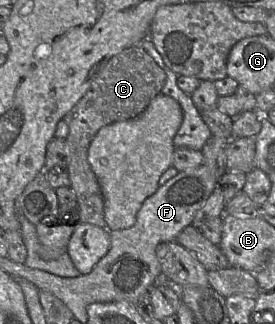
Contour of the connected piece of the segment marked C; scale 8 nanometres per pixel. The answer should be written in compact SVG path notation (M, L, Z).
M142 43L129 47L111 57L91 78L85 94L63 117L69 127L65 139L70 188L77 198L81 223L106 228L104 199L98 180L88 162L88 149L98 131L109 124L140 115L151 100L161 93L166 81L165 72L142 48Z

